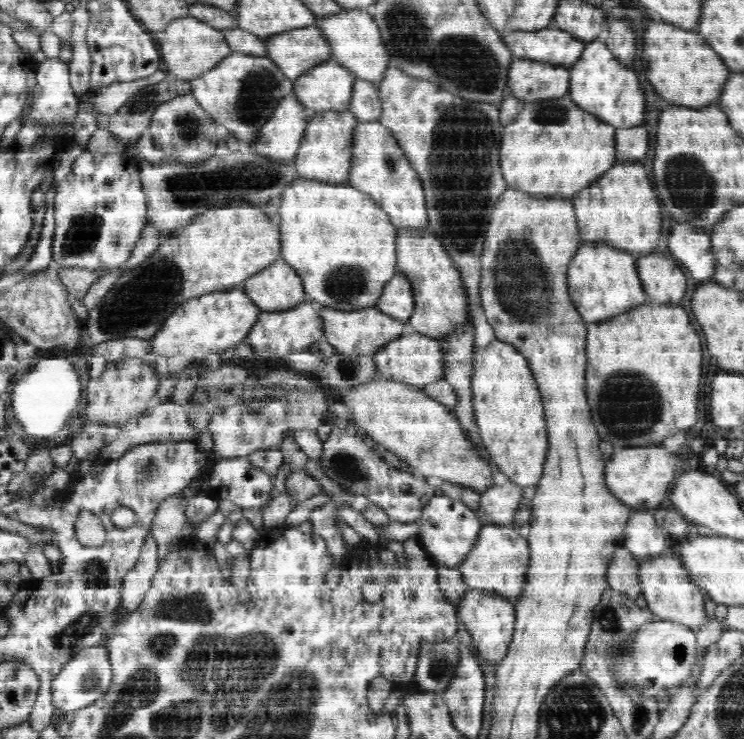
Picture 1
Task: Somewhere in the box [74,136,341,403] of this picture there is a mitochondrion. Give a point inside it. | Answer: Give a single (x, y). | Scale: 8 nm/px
(135, 304)

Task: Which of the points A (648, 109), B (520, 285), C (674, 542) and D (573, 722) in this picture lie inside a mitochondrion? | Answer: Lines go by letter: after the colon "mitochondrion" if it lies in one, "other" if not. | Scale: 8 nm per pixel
A: other
B: mitochondrion
C: other
D: mitochondrion

